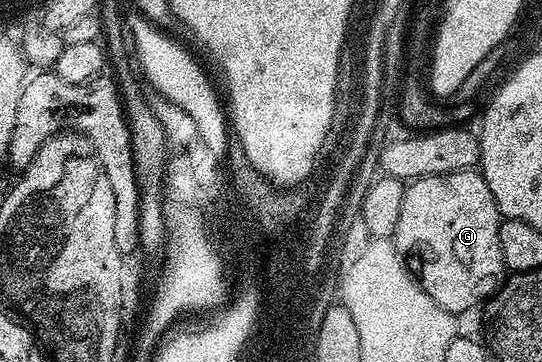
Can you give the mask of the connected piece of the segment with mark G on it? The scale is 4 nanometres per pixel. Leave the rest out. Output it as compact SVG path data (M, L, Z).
M479 169L413 178L404 188L394 245L406 259L409 271L430 296L430 300L434 300L434 304L438 304L449 314L457 316L465 312L466 308L487 303L501 286L506 274L500 243L501 221L500 209L496 207L494 196Z

